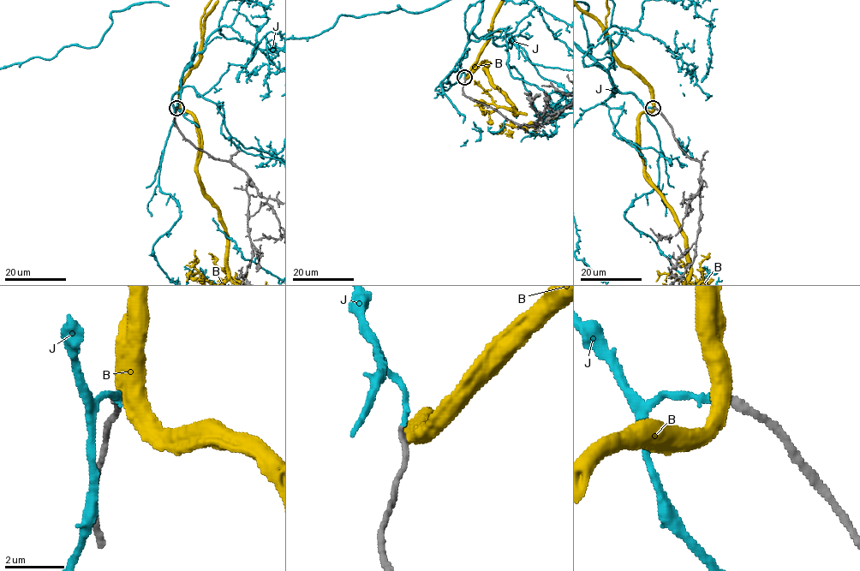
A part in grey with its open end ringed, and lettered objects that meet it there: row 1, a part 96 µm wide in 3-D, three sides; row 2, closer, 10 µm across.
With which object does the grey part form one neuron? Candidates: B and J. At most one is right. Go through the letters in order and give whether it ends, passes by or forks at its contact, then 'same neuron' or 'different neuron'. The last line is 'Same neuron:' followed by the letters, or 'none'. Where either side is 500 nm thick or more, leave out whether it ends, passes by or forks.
B: different neuron
J: it ends there; same neuron
Same neuron: J

